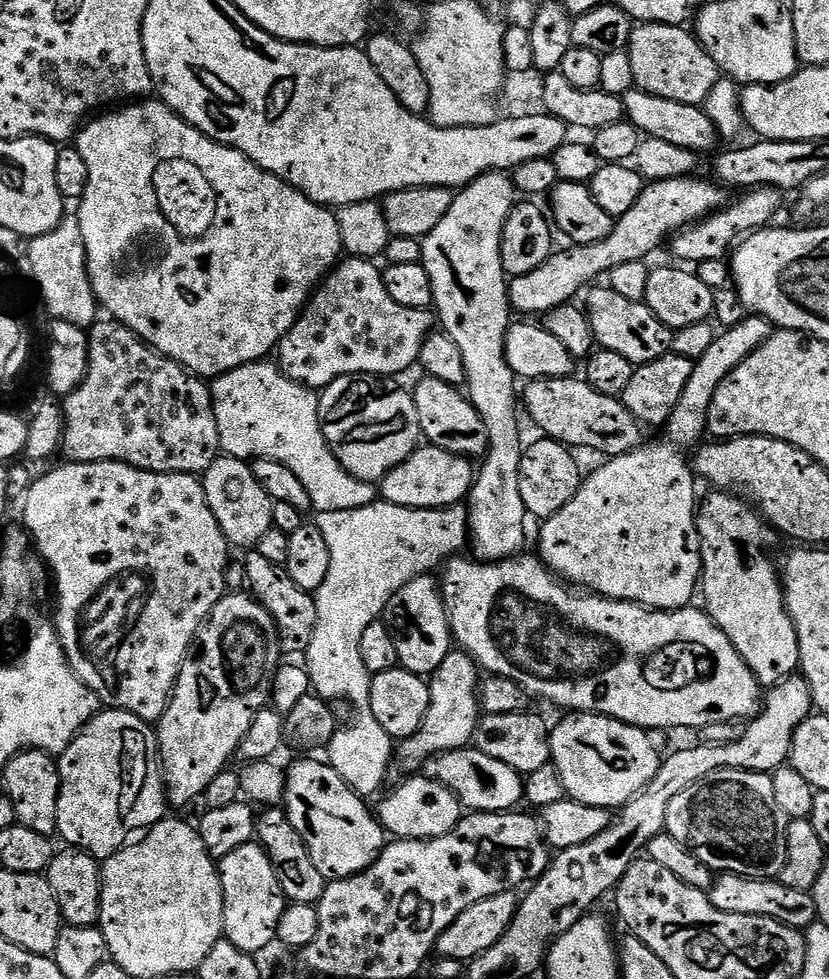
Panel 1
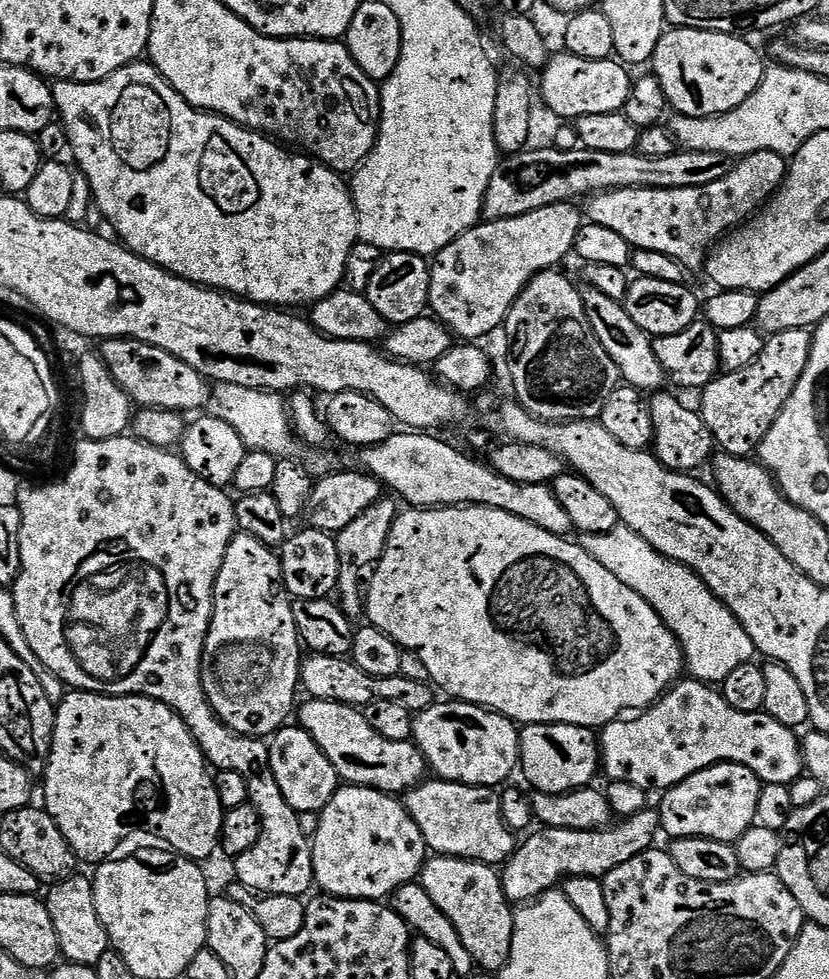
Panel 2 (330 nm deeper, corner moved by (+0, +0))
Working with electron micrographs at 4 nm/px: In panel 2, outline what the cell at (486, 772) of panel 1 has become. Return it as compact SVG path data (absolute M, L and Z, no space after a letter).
M336 698L324 699L328 700L308 700L304 705L301 703L298 708L298 716L300 712L298 724L299 727L308 731L310 738L314 738L314 742L318 742L322 754L326 754L326 758L330 758L341 781L361 788L377 788L379 792L404 794L409 788L416 787L425 779L426 773L429 771L428 762L412 740L394 742L390 738L382 738L382 734L378 734L378 730L374 730L374 726L370 726L370 722L366 722L364 713L359 707L347 702L339 704Z

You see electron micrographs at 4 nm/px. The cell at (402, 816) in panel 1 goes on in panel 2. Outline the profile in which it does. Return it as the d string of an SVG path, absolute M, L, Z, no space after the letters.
M341 786L334 798L319 812L318 830L312 841L312 875L317 889L341 900L374 900L384 902L404 884L411 884L419 877L425 860L429 859L428 843L422 838L422 830L410 818L403 803L395 795L379 792L377 788Z

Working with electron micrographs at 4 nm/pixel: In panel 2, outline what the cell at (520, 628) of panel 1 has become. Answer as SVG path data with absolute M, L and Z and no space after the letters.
M479 506L465 507L430 507L419 510L405 510L397 515L394 526L388 535L386 542L386 550L382 554L382 558L376 563L372 573L372 578L368 582L366 589L366 620L369 625L378 630L382 630L390 638L394 638L394 642L400 645L405 652L413 652L422 662L422 666L426 666L428 671L428 680L436 683L444 692L449 692L449 697L455 698L457 701L465 704L477 704L480 708L489 708L492 712L497 712L499 716L504 716L507 720L515 722L517 725L526 724L569 724L570 726L582 726L599 730L604 725L609 724L612 720L621 719L625 714L635 713L637 710L643 710L656 703L673 684L681 679L682 673L685 671L684 651L680 648L678 638L667 626L662 622L662 618L658 618L658 614L644 601L640 595L634 590L630 590L630 586L626 586L622 582L618 582L618 578L614 578L614 574L610 574L610 570L606 570L606 566L602 566L602 562L598 562L589 554L585 548L581 548L579 543L570 542L571 539L565 538L563 535L556 535L547 532L536 524L524 521L514 514L506 513L504 510L494 508L484 508Z

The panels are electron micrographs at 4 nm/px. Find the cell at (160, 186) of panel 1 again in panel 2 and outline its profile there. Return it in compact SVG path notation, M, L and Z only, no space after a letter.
M150 62L127 64L125 68L119 68L117 72L102 78L96 84L75 84L73 80L57 80L51 85L51 89L59 123L64 125L70 153L72 152L73 158L76 159L75 167L89 180L95 207L100 207L101 214L112 223L113 230L117 232L115 235L128 251L159 268L165 268L174 276L181 276L183 280L200 285L201 288L215 288L227 292L230 296L238 296L265 306L311 306L344 284L346 262L350 258L350 250L360 240L360 231L352 193L341 173L330 170L307 154L281 146L263 132L251 132L225 116L201 112L199 108L192 107L172 89Z

